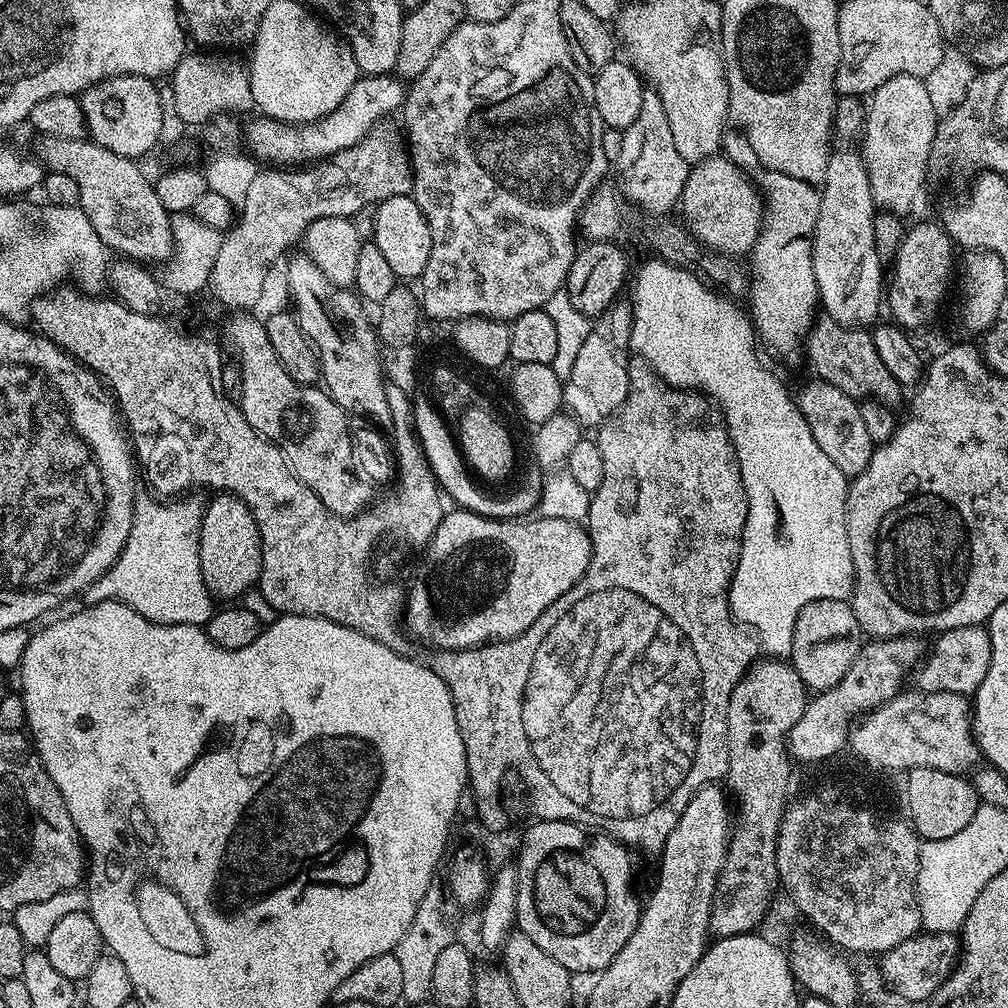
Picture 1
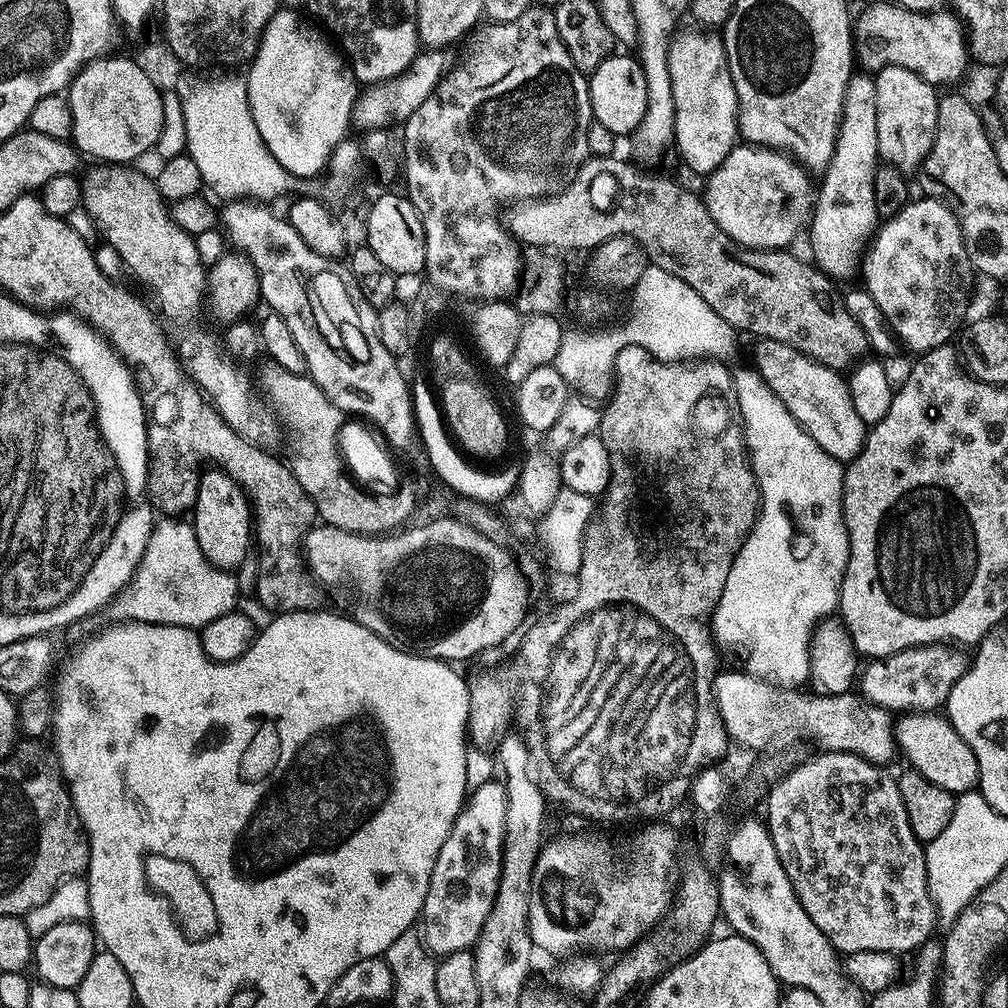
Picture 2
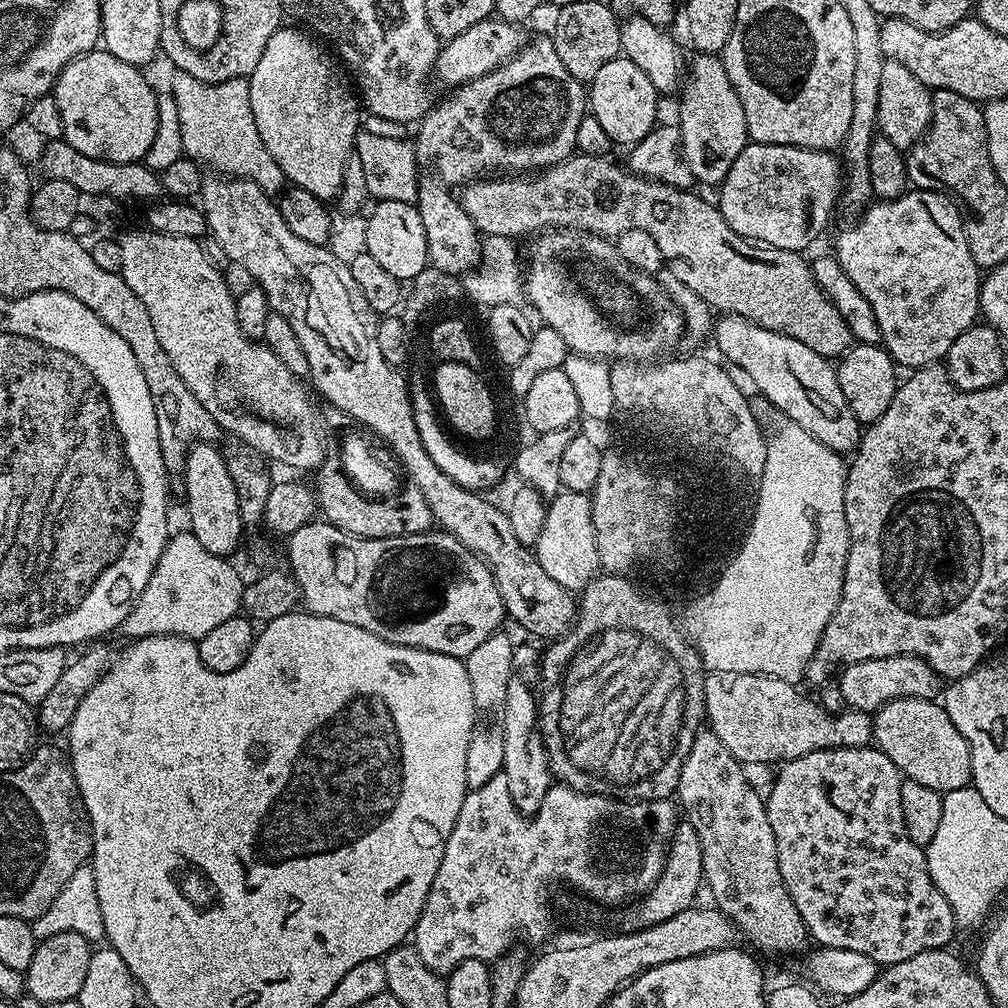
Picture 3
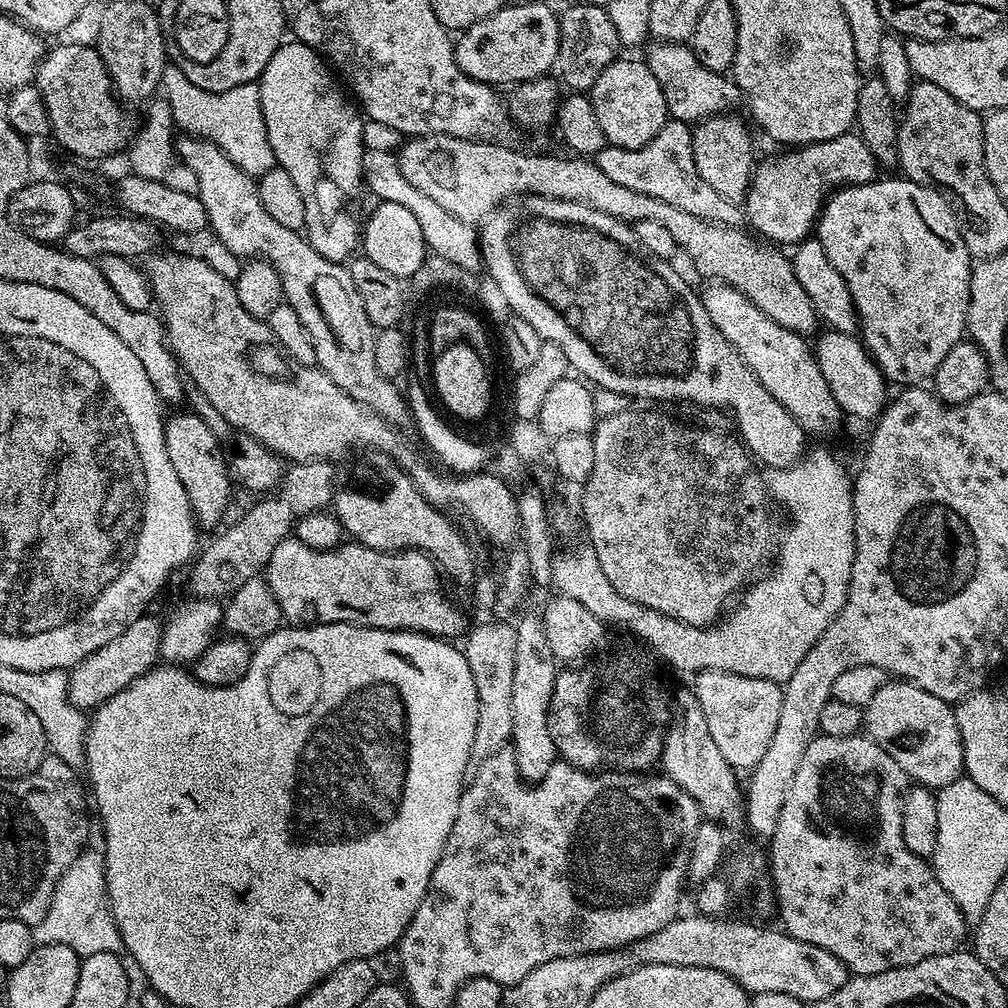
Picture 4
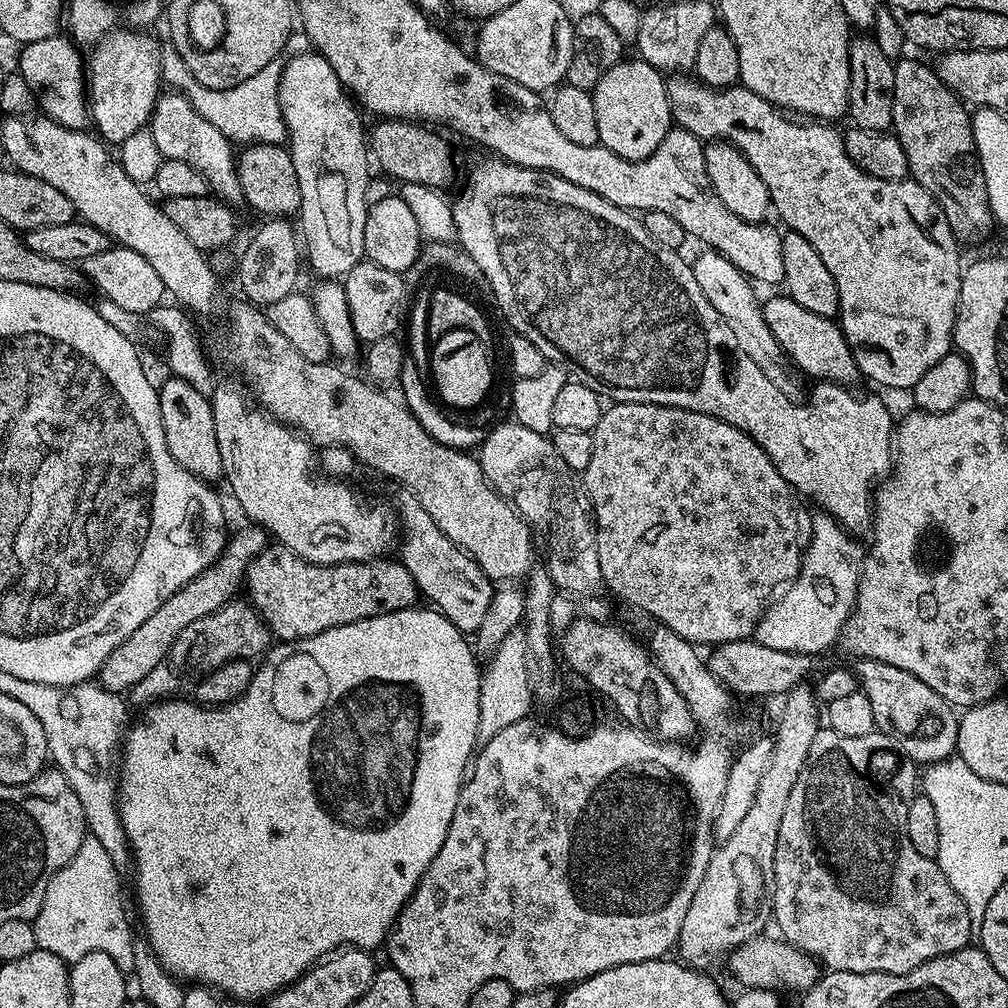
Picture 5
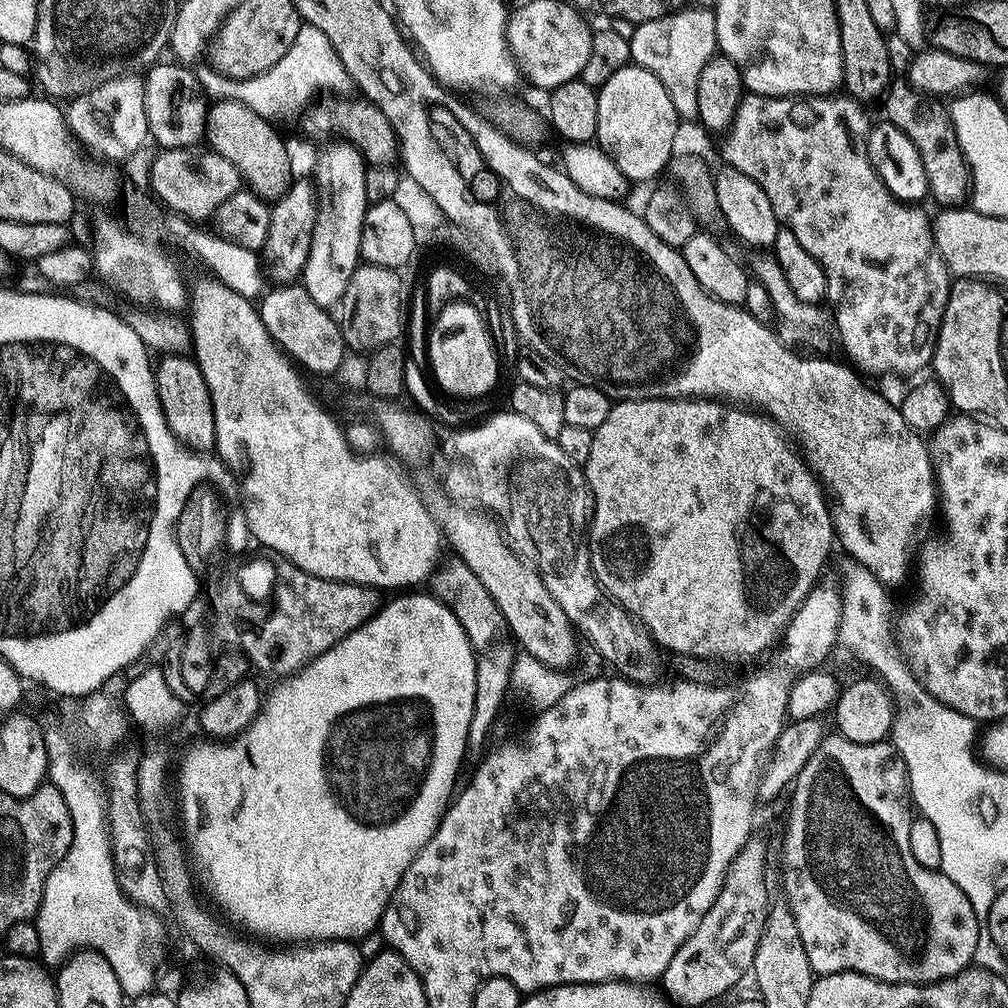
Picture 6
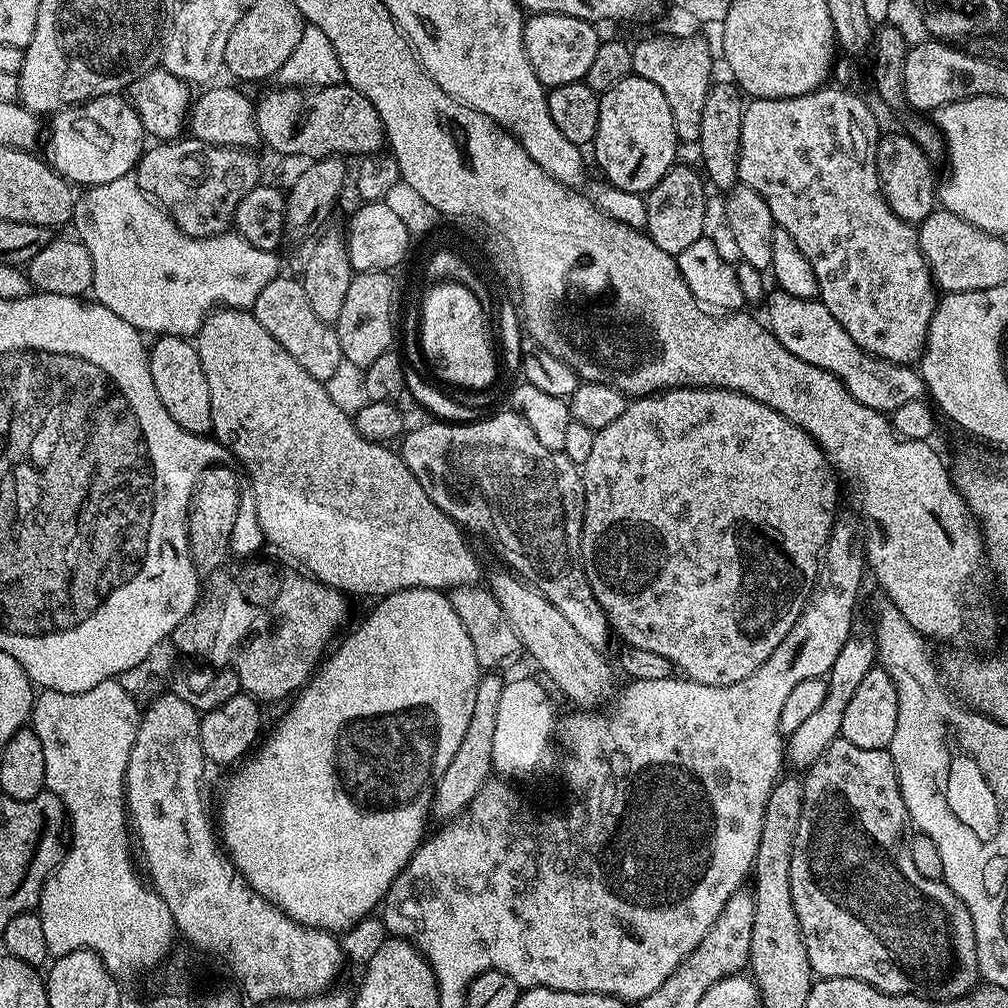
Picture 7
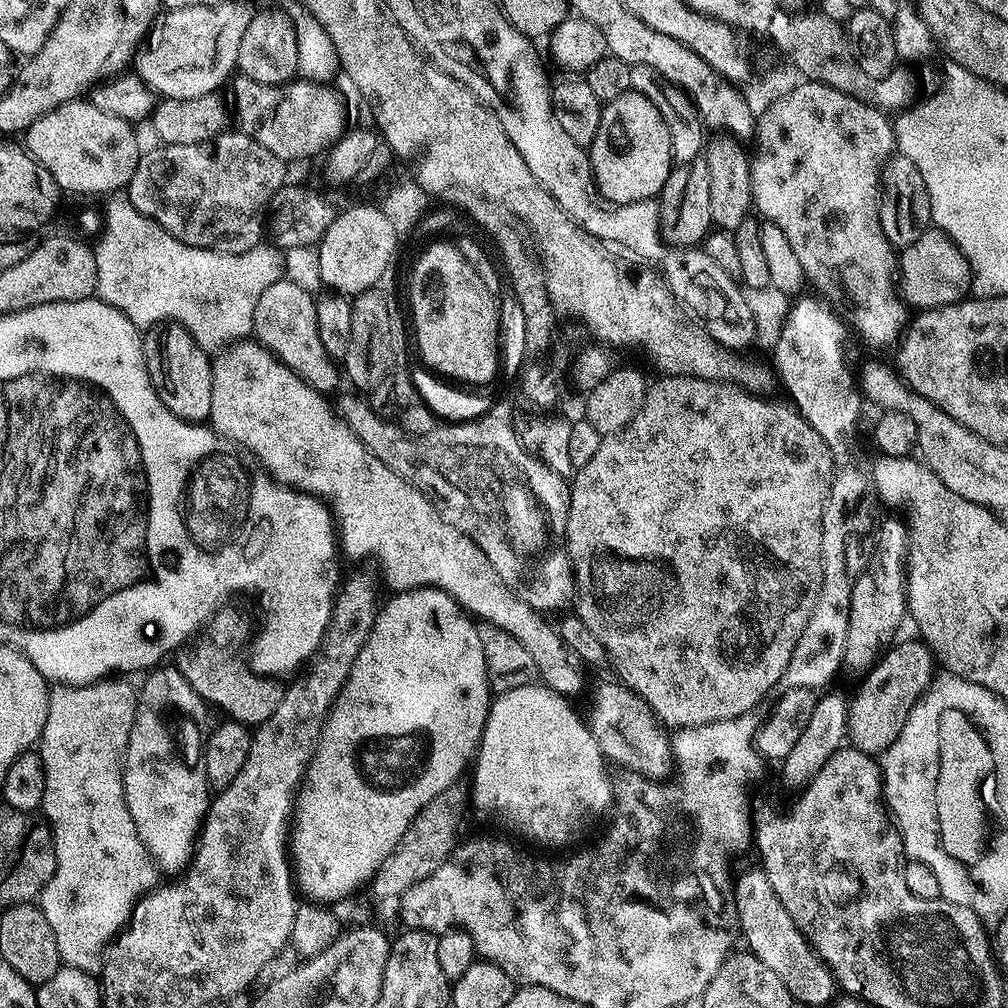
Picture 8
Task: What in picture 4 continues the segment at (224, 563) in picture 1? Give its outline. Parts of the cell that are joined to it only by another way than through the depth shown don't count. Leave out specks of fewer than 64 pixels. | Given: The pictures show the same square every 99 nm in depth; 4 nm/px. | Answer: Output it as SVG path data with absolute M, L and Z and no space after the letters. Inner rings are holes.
M191 410L180 412L177 416L169 415L165 419L164 441L170 454L170 462L174 462L178 482L182 482L188 495L195 523L201 529L214 527L228 508L228 499L232 496L232 482L234 483L221 442L214 437L213 431L206 426L202 418Z

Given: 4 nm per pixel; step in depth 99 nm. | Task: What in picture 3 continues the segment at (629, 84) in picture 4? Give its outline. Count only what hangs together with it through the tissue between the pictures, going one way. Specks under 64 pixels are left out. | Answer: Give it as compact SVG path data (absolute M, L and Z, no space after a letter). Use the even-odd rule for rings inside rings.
M617 58L606 62L606 66L594 74L586 92L586 100L590 105L590 114L598 118L598 123L605 128L606 134L610 134L613 145L634 145L657 127L657 90L650 78L646 78L646 74L642 74L642 70L638 70L638 66L629 60Z

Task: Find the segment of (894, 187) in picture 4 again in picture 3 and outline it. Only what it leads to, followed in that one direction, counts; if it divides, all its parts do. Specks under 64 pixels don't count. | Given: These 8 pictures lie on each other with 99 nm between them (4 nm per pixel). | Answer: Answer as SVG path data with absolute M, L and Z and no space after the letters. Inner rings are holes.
M909 190L896 200L869 203L861 212L857 224L837 234L834 255L850 282L862 290L862 298L870 302L870 310L878 318L880 344L901 369L915 370L943 361L954 338L977 323L981 315L982 270L970 254L959 207L939 192Z

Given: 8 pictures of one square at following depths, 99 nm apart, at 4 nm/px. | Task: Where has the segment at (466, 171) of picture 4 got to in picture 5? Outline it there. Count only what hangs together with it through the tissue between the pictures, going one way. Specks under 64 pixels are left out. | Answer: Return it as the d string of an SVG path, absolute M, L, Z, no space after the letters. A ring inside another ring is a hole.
M384 118L376 122L370 128L370 152L375 163L376 160L380 163L379 171L393 181L405 180L404 184L408 186L444 190L456 172L452 165L452 148L442 137L435 136L432 132L435 131L431 127L410 120Z

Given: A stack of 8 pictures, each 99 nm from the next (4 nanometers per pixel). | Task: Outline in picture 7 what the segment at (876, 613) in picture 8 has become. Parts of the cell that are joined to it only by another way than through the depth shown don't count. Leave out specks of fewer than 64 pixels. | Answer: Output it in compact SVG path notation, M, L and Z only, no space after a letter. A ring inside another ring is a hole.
M871 635L849 636L842 650L838 650L838 658L834 658L834 666L826 677L828 689L822 706L818 706L814 714L809 714L802 722L802 726L798 726L798 730L787 733L786 760L789 765L792 763L794 767L801 768L801 770L809 769L814 762L818 762L818 758L822 758L822 754L826 754L826 750L833 742L841 739L840 731L842 718L846 714L846 706L850 706L850 698L854 698L854 693L858 690L858 685L862 683L862 678L866 678L866 674L870 674L870 670L877 667L877 664L878 649L875 639Z

